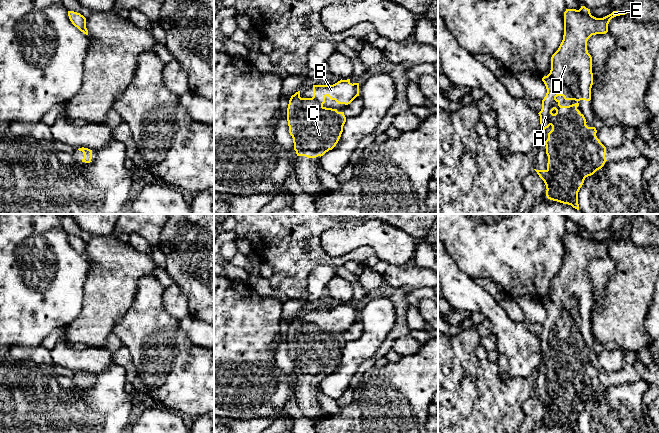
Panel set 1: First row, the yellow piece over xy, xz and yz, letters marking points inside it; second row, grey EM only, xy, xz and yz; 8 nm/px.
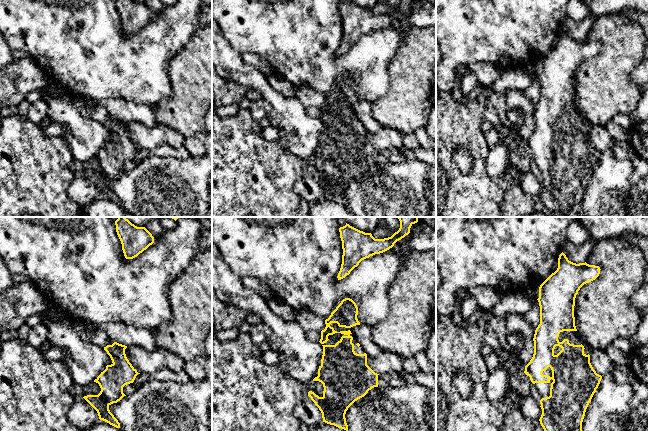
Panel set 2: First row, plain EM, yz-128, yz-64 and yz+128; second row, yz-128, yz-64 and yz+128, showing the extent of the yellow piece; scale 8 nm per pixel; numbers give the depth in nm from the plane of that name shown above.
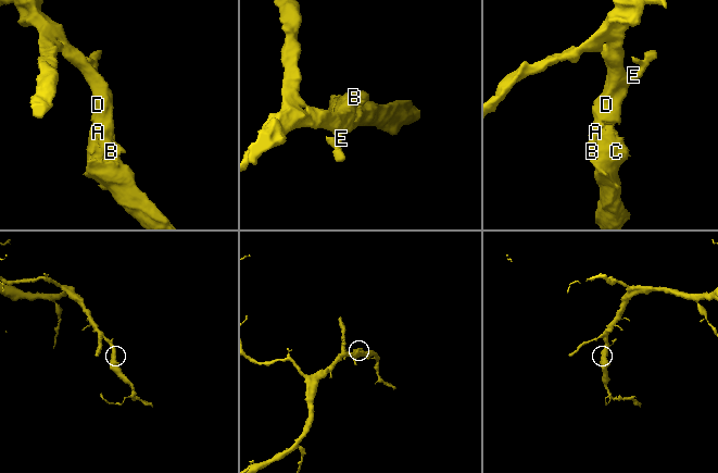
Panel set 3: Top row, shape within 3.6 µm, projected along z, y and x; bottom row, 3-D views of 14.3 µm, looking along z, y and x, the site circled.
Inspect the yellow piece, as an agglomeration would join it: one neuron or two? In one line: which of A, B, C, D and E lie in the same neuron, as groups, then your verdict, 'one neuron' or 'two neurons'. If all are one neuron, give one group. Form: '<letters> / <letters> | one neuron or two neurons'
A B C D E | one neuron

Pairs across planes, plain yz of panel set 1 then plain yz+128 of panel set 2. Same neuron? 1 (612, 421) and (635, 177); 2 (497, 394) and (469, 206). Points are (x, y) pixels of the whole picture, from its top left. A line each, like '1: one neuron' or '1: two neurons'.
1: two neurons
2: one neuron

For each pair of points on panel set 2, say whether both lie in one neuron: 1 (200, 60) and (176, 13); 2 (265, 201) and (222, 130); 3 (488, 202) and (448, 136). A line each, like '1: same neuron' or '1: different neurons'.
1: different neurons
2: same neuron
3: same neuron

